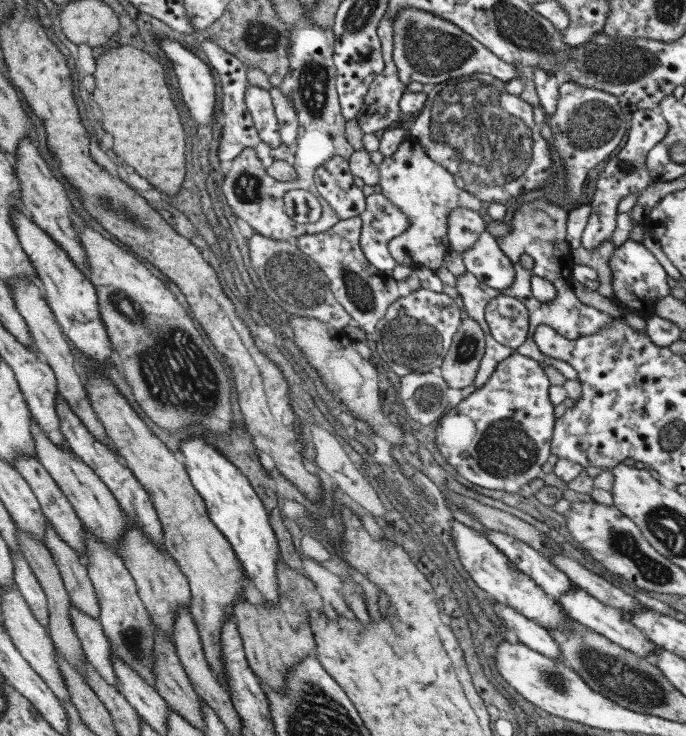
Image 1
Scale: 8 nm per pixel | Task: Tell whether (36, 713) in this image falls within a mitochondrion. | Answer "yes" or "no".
no

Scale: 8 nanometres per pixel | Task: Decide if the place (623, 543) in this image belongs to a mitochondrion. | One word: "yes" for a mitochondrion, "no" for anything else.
yes

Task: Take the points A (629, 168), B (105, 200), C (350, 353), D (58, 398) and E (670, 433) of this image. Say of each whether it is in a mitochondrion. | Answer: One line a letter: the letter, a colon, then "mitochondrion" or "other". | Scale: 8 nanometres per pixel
A: mitochondrion
B: mitochondrion
C: other
D: other
E: mitochondrion

